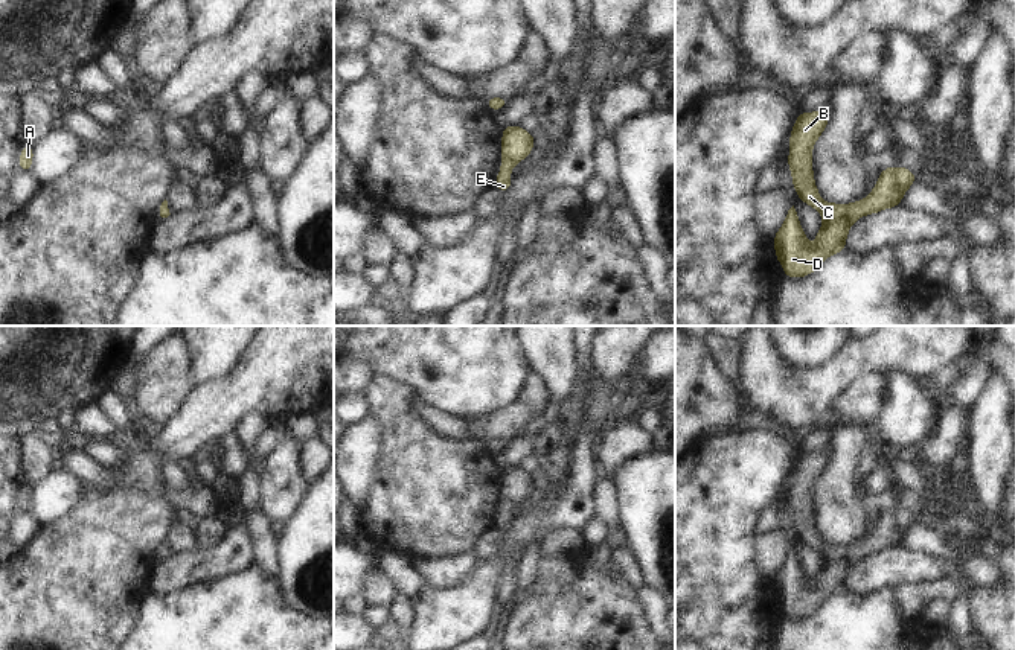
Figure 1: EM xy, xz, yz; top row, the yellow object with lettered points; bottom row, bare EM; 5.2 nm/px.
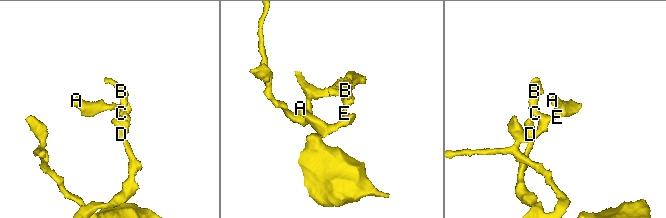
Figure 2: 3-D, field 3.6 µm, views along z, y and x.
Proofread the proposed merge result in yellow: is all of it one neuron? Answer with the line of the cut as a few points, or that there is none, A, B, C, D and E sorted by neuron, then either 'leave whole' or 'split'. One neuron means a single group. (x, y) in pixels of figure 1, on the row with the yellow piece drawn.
no cut; A B C D E; leave whole

